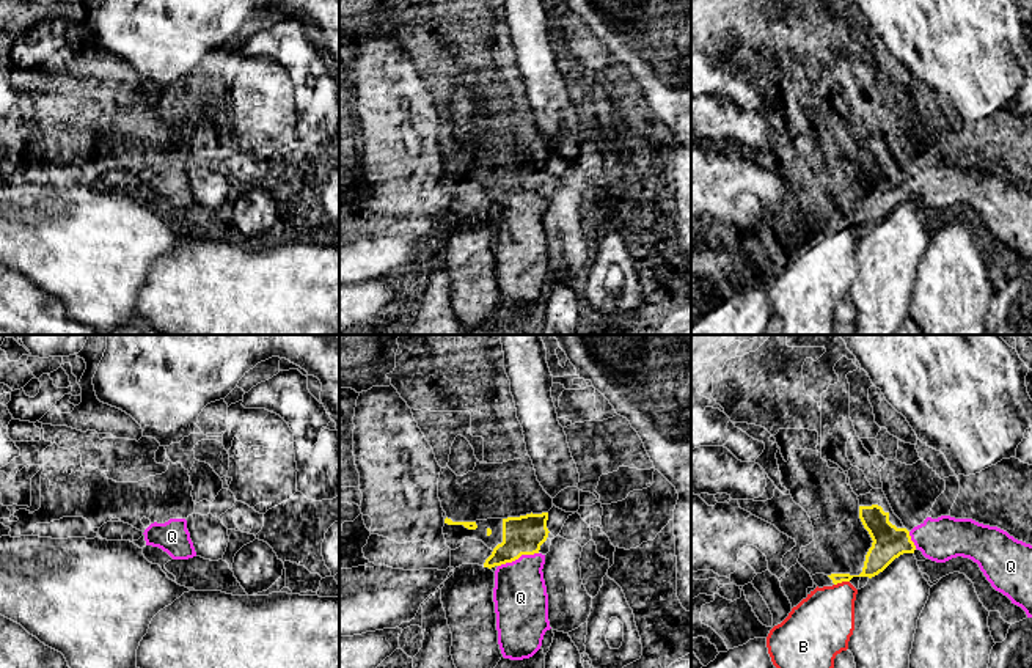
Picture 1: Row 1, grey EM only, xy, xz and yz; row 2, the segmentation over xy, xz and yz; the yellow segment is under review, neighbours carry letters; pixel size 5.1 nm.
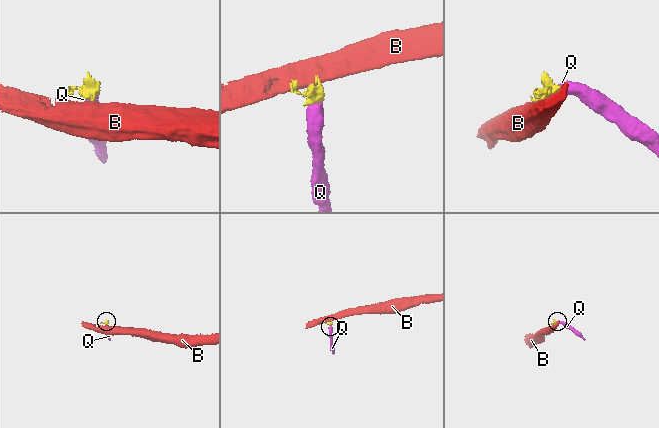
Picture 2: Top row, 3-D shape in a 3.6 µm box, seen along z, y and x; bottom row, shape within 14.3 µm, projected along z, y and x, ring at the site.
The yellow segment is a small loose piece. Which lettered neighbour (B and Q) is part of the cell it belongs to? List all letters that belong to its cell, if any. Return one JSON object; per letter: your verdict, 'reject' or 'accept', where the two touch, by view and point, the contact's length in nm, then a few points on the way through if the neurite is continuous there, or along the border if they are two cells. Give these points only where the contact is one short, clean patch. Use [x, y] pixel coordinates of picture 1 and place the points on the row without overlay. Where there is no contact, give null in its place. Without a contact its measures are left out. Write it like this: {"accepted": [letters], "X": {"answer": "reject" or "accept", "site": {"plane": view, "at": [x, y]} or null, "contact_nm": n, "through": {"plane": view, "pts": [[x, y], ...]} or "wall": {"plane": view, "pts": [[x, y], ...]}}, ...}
{"accepted": ["Q"], "B": {"answer": "reject", "site": {"plane": "yz", "at": [841, 230]}, "contact_nm": 80, "wall": {"plane": "yz", "pts": [[849, 228], [834, 233]]}}, "Q": {"answer": "accept", "site": {"plane": "xz", "at": [517, 206]}, "contact_nm": 220, "through": {"plane": "xz", "pts": [[523, 183], [517, 206], [520, 245]]}}}

